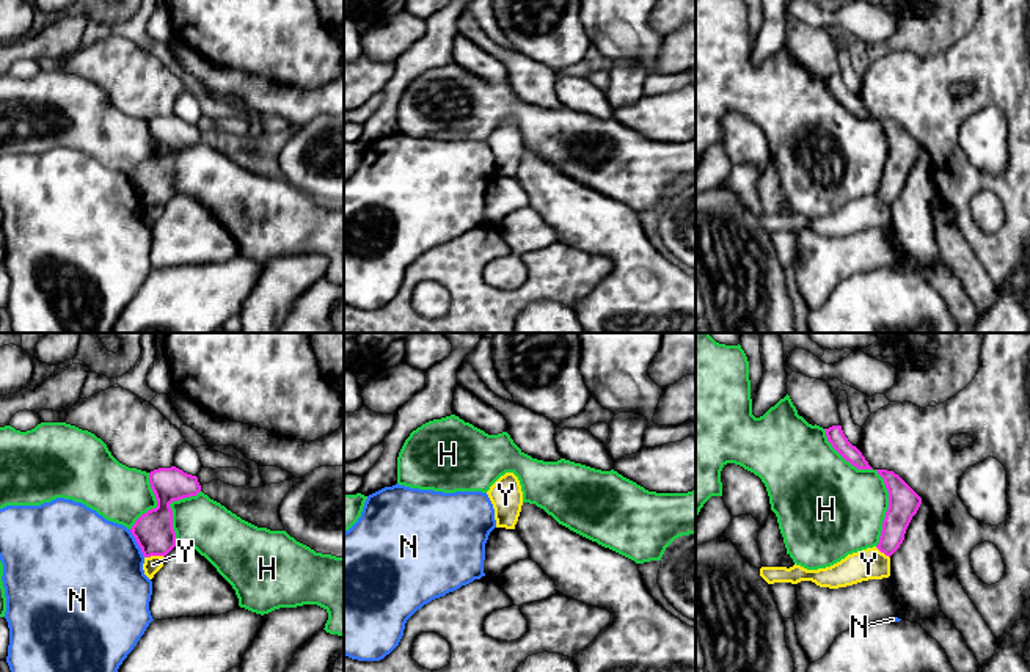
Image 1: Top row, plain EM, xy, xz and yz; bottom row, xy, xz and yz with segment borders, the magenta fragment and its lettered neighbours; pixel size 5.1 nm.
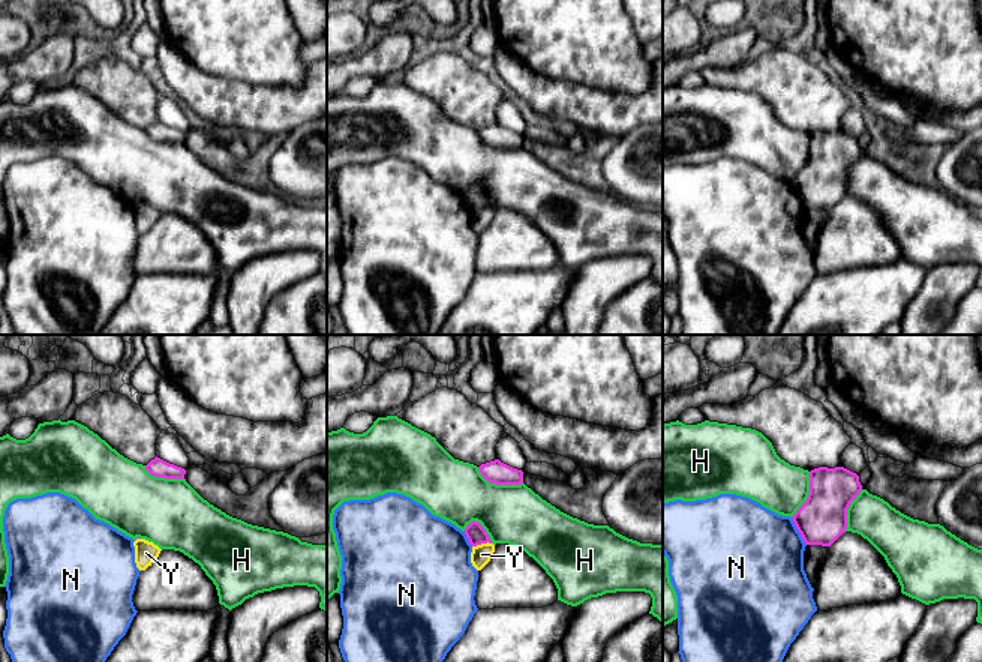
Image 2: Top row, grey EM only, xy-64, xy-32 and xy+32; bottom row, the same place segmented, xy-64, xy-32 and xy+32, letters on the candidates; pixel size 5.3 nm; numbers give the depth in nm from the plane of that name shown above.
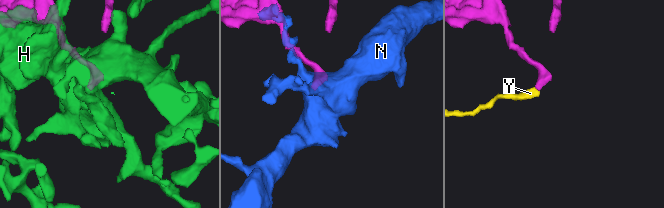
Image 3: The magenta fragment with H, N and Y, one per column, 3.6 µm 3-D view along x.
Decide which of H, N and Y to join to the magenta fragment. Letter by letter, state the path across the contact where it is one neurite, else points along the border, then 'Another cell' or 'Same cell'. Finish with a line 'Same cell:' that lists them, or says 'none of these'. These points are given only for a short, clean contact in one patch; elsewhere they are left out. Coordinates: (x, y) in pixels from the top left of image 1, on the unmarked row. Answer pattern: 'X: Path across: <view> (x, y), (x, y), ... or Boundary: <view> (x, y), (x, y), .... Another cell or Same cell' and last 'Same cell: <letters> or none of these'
H: Another cell
N: Another cell
Y: Boundary: xy (164, 204), (145, 206). Another cell
Same cell: none of these

